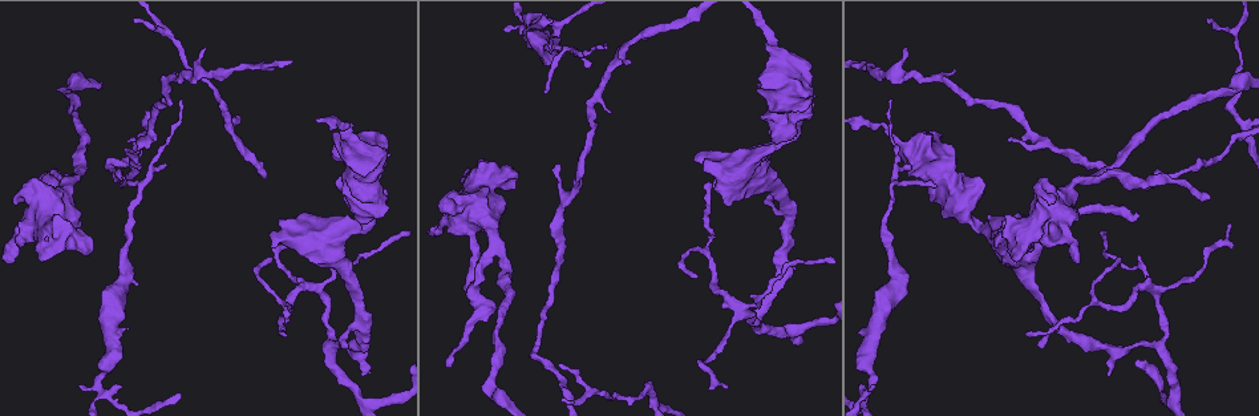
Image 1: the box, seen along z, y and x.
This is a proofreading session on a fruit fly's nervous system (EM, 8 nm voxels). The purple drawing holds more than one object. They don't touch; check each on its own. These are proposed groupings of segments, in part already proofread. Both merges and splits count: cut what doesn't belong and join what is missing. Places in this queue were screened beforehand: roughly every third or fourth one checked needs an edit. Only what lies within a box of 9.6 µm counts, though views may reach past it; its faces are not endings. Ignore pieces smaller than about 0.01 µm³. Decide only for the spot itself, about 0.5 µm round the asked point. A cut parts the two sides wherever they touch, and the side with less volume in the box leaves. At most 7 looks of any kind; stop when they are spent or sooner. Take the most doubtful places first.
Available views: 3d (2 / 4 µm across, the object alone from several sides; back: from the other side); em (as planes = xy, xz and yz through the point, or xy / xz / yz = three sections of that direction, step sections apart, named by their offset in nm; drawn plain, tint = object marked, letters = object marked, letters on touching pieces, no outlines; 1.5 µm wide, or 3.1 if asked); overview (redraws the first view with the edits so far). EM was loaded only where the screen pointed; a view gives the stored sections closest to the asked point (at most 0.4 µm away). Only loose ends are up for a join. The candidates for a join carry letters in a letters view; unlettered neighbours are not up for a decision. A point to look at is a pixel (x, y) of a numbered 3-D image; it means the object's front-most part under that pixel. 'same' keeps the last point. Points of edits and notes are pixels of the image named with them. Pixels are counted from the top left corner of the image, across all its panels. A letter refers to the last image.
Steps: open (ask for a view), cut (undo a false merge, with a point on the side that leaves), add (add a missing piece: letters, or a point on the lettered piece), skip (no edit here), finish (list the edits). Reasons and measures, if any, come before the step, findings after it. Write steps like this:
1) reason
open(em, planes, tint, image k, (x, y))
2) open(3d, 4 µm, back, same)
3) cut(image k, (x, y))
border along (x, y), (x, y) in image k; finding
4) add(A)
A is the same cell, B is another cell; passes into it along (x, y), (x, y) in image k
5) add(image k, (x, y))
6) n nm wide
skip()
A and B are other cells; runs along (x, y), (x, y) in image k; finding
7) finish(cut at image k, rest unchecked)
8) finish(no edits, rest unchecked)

tapers out
open(em, planes, plain, image 1, (935, 184))

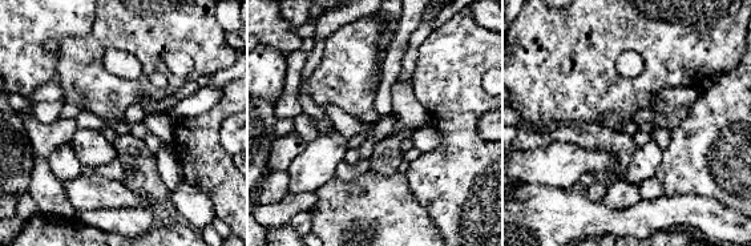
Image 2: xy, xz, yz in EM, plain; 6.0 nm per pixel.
see the neighbours
open(em, planes, letters, same)

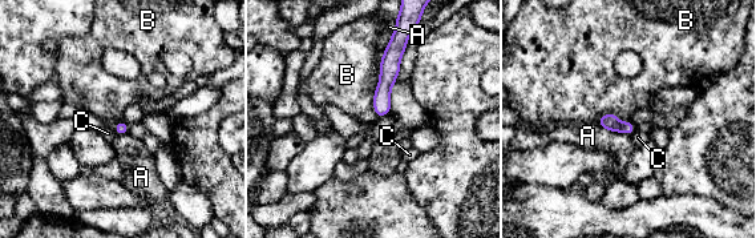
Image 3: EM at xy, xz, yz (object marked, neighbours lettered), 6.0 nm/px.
B touches over 340 nm
skip()
A, B and C are other cells; border along (380, 63), (372, 103), (376, 117) in image 3; none of them fits

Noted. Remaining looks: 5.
branch stops here
open(3d, 4 µm, image 1, (450, 367))

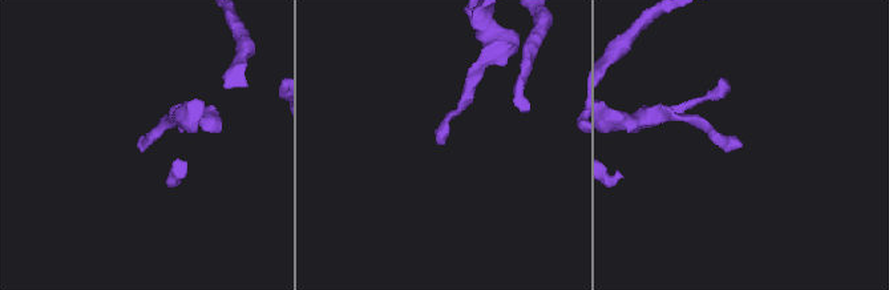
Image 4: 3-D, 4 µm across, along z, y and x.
need the tissue
open(em, planes, plain, image 4, (444, 142))

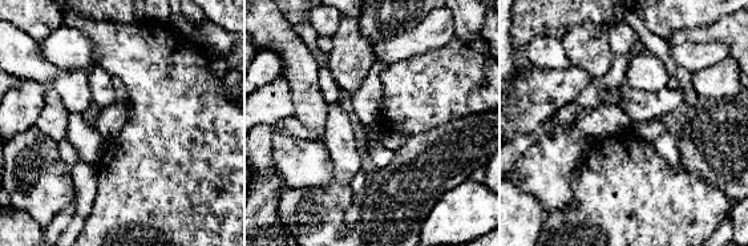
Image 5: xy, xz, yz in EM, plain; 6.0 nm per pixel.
open(em, planes, letters, same)

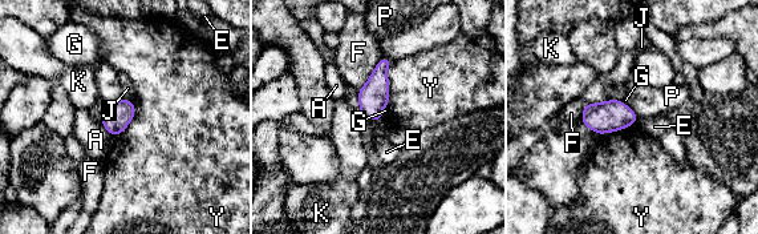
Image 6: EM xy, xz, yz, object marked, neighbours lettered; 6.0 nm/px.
skip()
A, E, F, G, J, K, P and Y are other cells; border along (393, 61), (386, 69), (385, 107) in image 6; no lettered piece goes on from it

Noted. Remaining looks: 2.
thin end
open(3d, 4 µm, image 1, (342, 346))

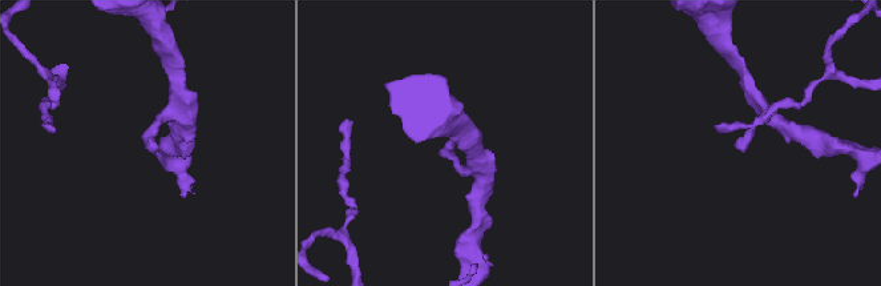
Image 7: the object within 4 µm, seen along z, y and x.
now the EM
open(em, planes, letters, image 7, (447, 150))

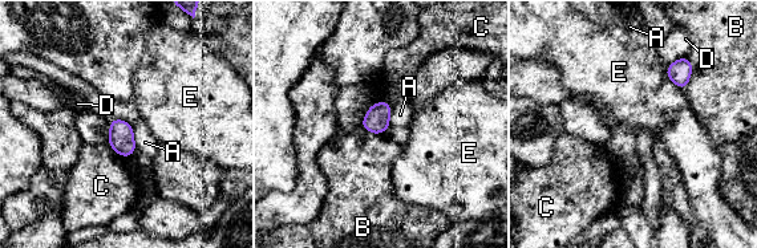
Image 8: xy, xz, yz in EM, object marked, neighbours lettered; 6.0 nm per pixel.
skip()
A, B, C, D and E are other cells; border along (687, 57), (692, 73), (683, 89) in image 8; none of them fits

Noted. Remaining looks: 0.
finish(no edits, rest unchecked)

